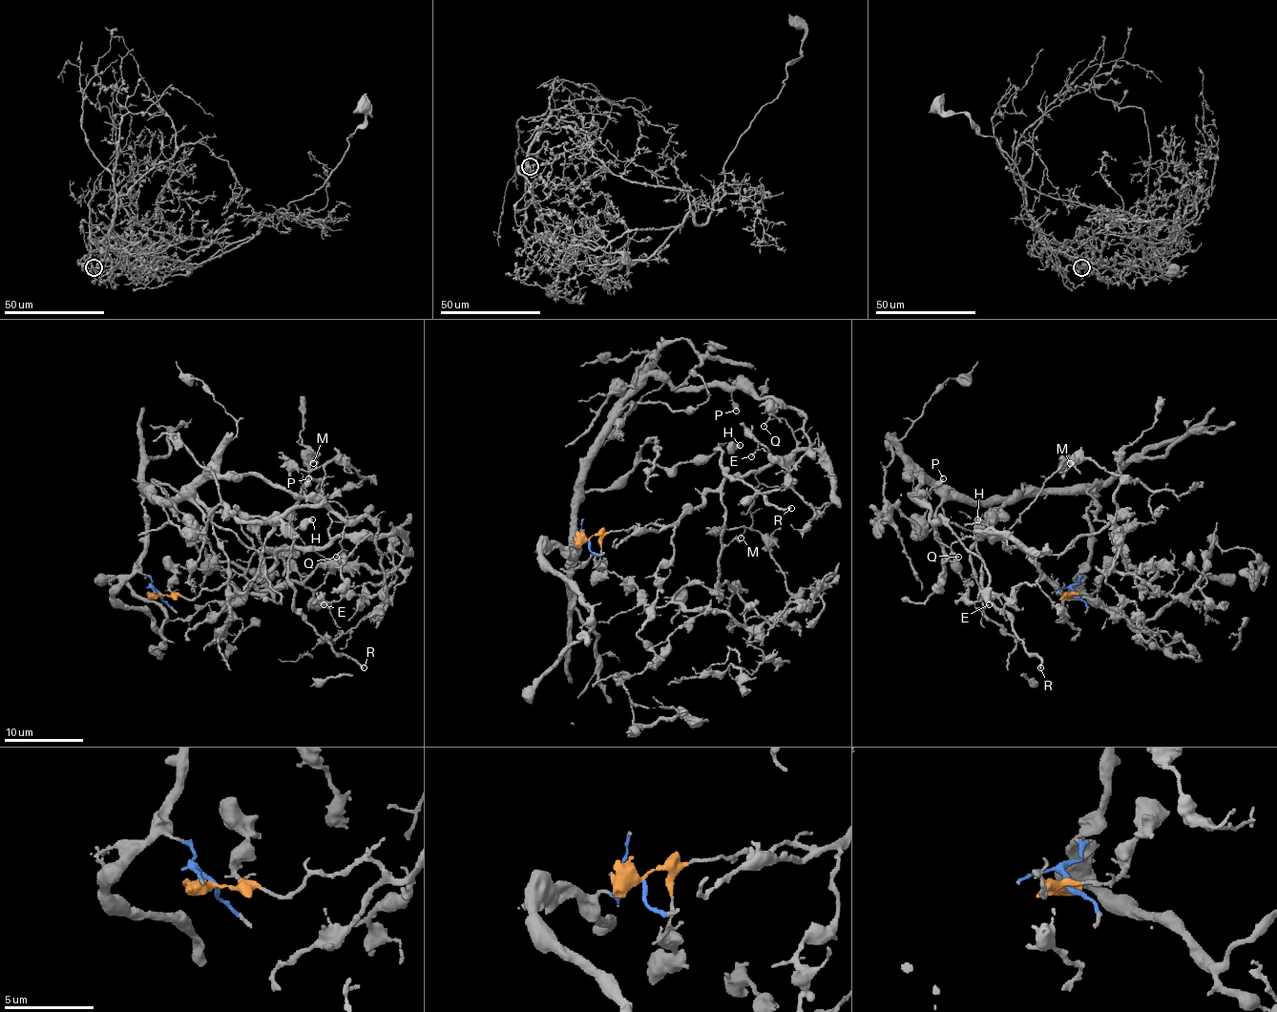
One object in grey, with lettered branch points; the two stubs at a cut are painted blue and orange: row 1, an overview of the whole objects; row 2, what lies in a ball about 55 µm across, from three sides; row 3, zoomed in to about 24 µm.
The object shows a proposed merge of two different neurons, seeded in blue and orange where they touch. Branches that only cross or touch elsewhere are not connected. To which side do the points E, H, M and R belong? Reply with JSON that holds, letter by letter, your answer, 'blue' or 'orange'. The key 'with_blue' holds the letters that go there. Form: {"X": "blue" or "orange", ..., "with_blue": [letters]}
{"E": "orange", "H": "blue", "M": "orange", "R": "blue", "with_blue": ["H", "R"]}

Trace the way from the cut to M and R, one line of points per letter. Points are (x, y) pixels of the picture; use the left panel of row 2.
M: (158, 592), (194, 598), (225, 584), (243, 592), (281, 548), (326, 542), (324, 470), (312, 463)
R: (158, 592), (140, 564), (148, 491), (170, 485), (214, 513), (275, 516), (295, 537), (295, 606), (364, 667)

